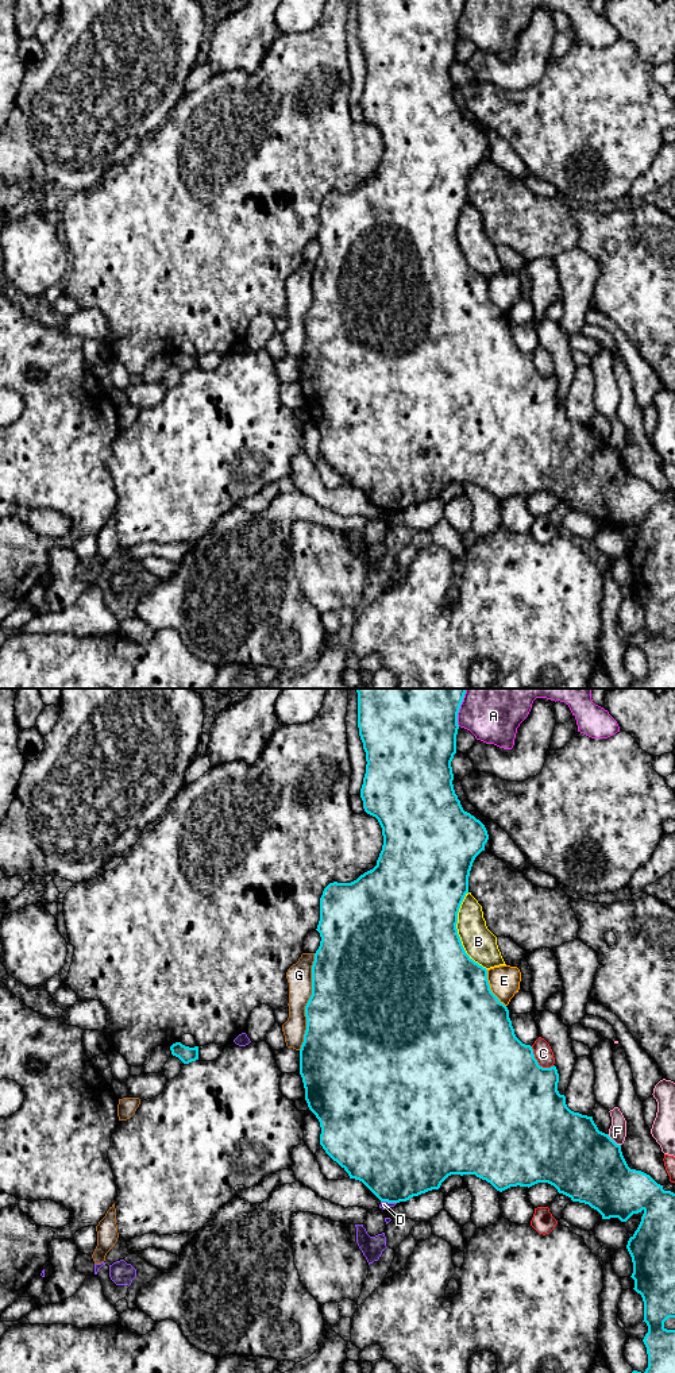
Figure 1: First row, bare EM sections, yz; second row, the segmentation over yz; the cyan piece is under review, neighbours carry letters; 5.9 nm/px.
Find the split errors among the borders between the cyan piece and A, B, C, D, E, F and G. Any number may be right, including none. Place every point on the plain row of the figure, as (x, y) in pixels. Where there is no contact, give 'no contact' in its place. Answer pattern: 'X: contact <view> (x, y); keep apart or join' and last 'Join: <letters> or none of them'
A: contact yz (459, 16); keep apart
B: contact yz (456, 242); keep apart
C: contact yz (537, 371); keep apart
D: contact yz (389, 510); keep apart
E: contact yz (489, 297); keep apart
F: contact yz (613, 450); keep apart
G: contact yz (308, 311); keep apart
Join: none of them

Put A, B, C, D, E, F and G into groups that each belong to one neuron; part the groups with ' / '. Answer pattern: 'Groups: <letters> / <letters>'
Groups: A / B / C / D / E / F / G

